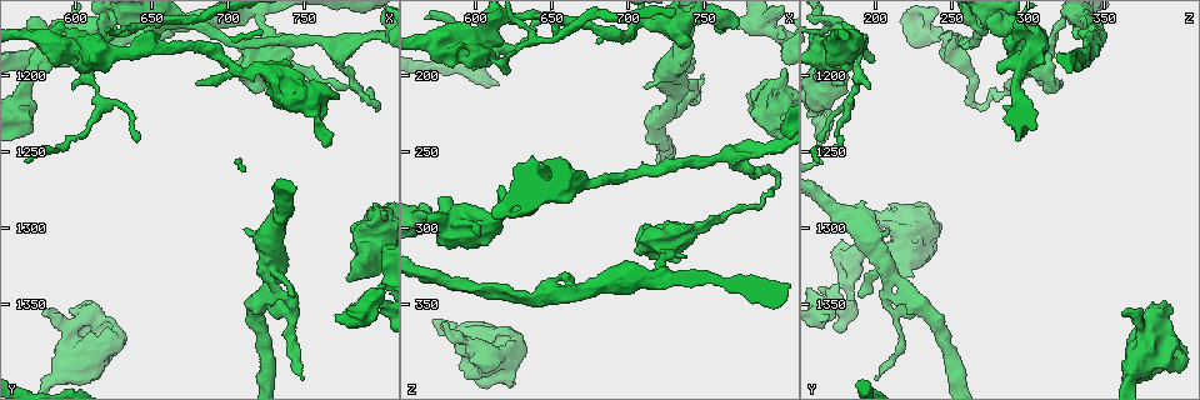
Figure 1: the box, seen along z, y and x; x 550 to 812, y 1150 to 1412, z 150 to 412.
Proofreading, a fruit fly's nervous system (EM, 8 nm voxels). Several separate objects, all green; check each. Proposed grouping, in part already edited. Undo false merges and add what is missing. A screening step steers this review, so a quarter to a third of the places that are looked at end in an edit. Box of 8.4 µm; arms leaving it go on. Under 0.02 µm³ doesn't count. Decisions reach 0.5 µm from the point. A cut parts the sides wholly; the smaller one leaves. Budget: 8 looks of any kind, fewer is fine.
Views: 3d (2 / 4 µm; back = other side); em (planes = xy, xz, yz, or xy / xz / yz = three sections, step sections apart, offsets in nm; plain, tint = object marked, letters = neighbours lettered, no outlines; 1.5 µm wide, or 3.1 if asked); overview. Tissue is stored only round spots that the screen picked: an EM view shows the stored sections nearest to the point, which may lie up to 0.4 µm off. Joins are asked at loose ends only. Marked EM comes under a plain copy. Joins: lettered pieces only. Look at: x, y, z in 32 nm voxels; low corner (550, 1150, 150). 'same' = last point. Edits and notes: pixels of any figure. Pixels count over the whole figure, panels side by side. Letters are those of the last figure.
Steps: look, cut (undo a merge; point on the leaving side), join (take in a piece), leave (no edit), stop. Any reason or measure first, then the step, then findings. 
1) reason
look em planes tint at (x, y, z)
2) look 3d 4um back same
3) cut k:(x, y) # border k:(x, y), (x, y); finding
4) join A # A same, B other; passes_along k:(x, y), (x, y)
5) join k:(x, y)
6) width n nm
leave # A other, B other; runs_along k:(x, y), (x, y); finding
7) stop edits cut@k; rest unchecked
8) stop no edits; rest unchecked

an open end
look 3d 4um at (680, 1206, 178)

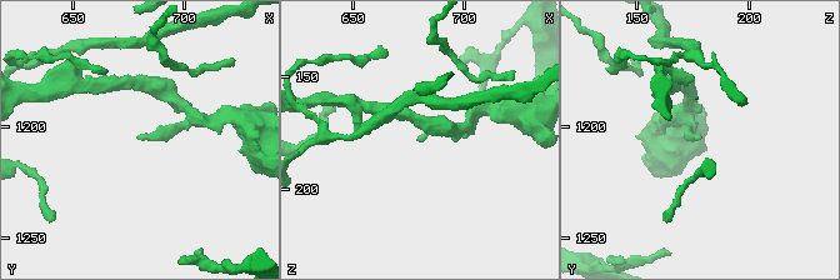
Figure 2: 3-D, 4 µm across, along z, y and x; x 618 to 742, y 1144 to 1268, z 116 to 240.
shape alone is not enough
look em yz step 8 tint at (679, 1206, 178)

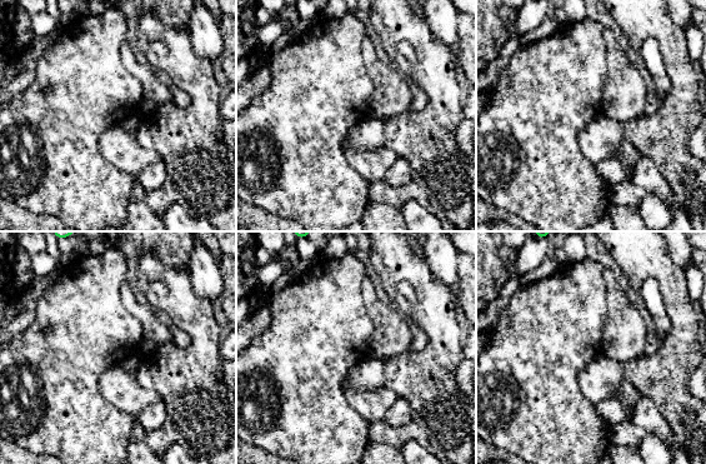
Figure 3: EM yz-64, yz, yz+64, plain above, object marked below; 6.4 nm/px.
look em planes letters same

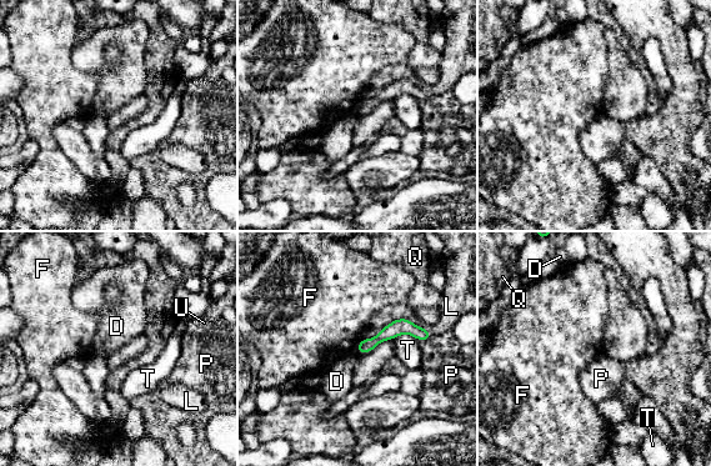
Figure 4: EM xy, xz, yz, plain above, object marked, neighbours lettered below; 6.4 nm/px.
width 90 nm
leave # D other, F other, L other, P other, Q other, T other, U other; border 4:(361, 340), (356, 346); no lettered piece goes on from it

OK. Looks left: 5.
thick end
look em planes letters at (778, 1332, 212)

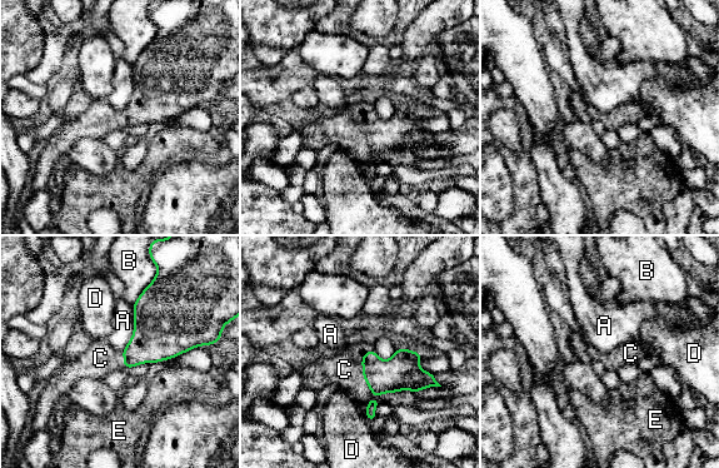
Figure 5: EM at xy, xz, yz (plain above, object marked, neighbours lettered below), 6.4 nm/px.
join C # A other, B other, C same, D other, E other; passes_along 5:(388, 376), (363, 371), (344, 369); it goes on there

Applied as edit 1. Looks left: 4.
look overview

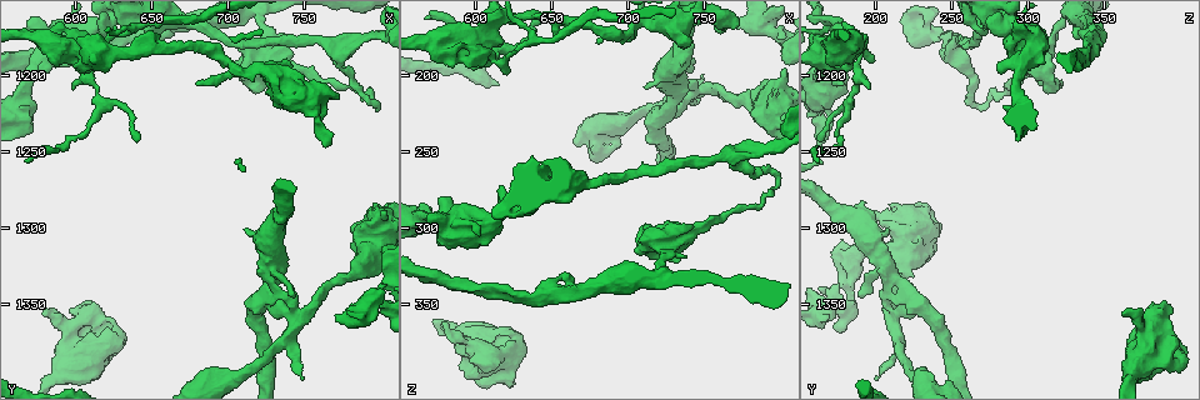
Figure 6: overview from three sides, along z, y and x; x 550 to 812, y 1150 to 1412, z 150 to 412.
abrupt turn
look em yz step 8 tint at (796, 1218, 266)

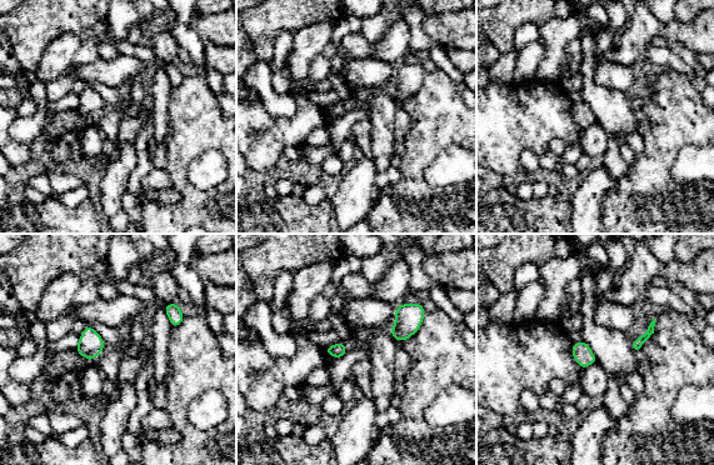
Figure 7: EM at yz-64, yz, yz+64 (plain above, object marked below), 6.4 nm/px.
another direction
look em planes letters same

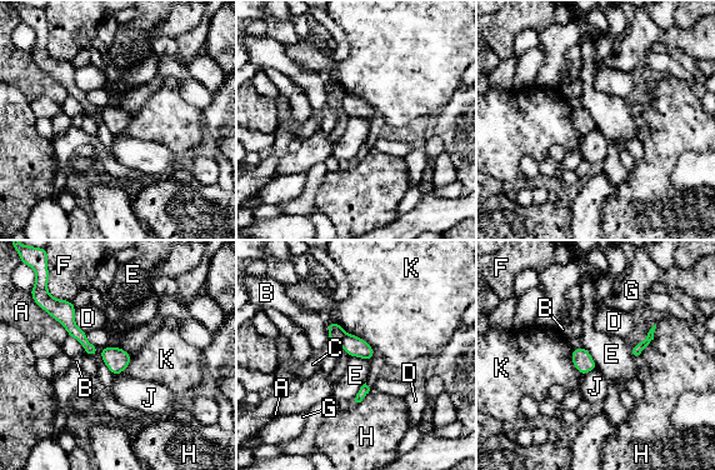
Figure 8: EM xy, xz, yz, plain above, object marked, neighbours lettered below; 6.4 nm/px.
cut 8:(354, 346) # A other, B other, C other, D other, E other, F other, G other, H other, J other, K other; border 8:(345, 333), (339, 344); two neurons meet here

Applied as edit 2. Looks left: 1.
stop edits join@5, cut@8; rest unchecked

